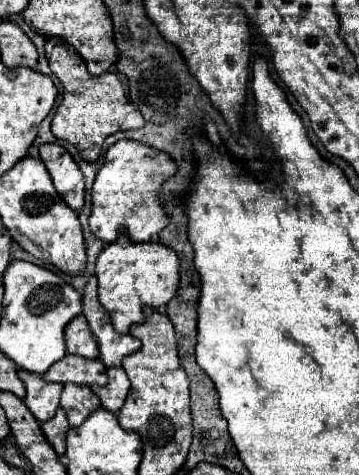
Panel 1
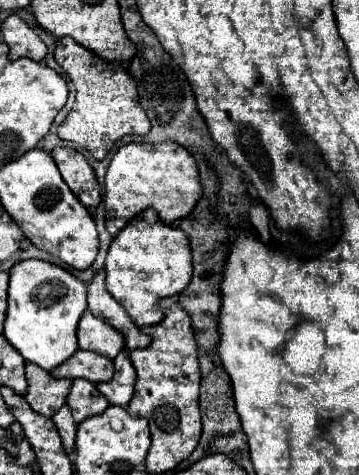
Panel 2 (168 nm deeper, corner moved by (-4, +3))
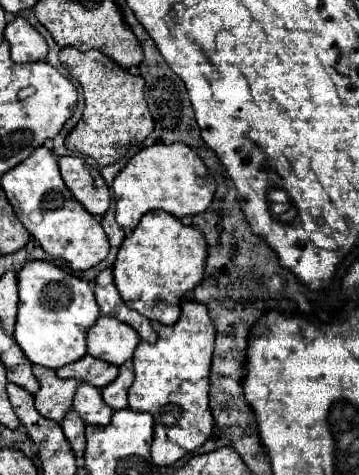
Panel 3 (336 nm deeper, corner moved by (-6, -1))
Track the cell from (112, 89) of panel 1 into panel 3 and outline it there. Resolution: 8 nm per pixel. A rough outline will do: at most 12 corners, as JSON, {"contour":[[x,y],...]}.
{"contour":[[62,48],[86,108],[68,150],[100,166],[148,138],[144,80],[98,50]]}

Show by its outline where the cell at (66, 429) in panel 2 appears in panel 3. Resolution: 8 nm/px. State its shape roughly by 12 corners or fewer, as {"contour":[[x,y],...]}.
{"contour":[[70,408],[60,426],[76,458],[86,448],[86,424]]}

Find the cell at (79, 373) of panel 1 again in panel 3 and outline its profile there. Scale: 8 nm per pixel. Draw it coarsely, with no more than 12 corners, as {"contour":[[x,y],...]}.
{"contour":[[86,354],[58,368],[74,378],[104,388],[118,376],[118,366]]}

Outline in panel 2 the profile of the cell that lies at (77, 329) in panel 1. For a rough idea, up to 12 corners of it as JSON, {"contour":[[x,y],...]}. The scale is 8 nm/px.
{"contour":[[86,310],[78,322],[78,348],[116,358],[120,332]]}

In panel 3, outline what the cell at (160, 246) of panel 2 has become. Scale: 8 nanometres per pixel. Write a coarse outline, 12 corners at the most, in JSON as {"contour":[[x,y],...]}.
{"contour":[[144,214],[112,268],[132,310],[172,326],[204,276],[206,238]]}

